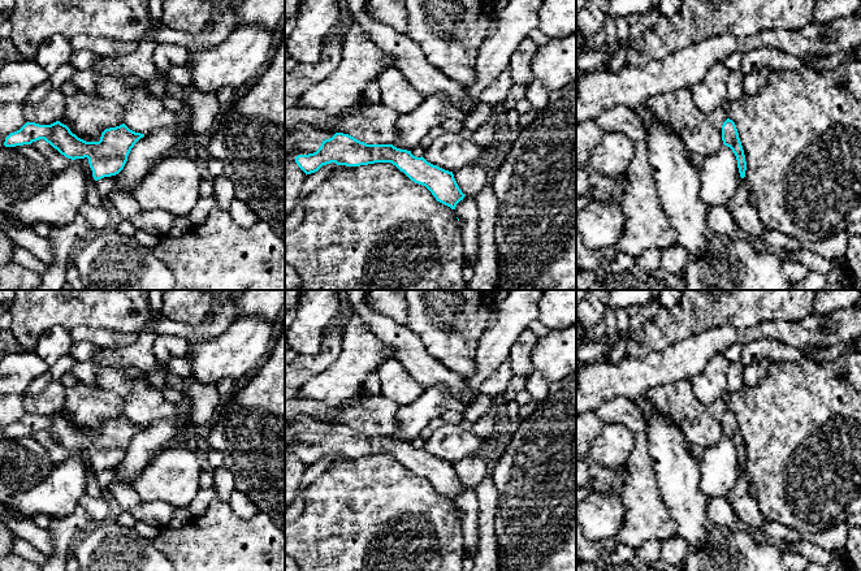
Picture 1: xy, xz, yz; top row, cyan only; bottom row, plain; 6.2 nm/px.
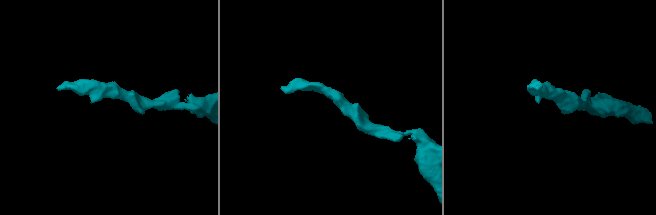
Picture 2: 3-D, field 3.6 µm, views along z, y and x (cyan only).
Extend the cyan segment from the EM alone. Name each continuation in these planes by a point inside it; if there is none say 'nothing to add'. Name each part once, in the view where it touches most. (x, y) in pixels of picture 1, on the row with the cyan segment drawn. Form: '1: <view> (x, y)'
1: xz (306, 139)

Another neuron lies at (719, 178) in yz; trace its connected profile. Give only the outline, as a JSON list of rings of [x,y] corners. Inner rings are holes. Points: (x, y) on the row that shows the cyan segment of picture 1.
[[[723,144],[717,152],[704,156],[698,177],[702,203],[726,207],[741,182],[732,150]]]

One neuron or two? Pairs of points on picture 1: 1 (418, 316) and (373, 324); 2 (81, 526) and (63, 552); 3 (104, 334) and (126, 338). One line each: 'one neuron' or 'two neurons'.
1: two neurons
2: one neuron
3: one neuron

